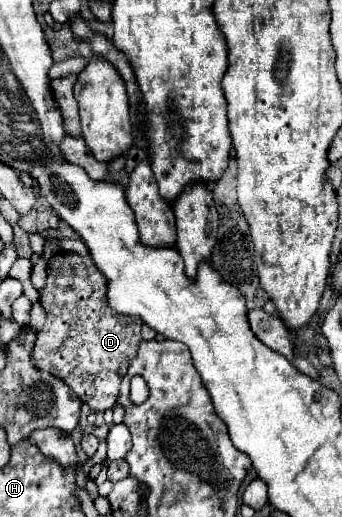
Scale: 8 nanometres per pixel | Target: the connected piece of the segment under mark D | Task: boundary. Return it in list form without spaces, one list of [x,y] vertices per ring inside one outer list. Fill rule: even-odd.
[[[60,251],[54,257],[50,257],[48,281],[42,289],[42,299],[40,299],[48,317],[46,317],[44,327],[38,331],[38,339],[32,349],[36,367],[60,377],[94,411],[106,411],[114,407],[120,381],[126,375],[130,363],[134,361],[138,343],[142,341],[140,337],[142,320],[139,317],[114,315],[110,307],[106,305],[104,289],[106,289],[106,279],[98,273],[90,255],[82,257],[78,253]]]

